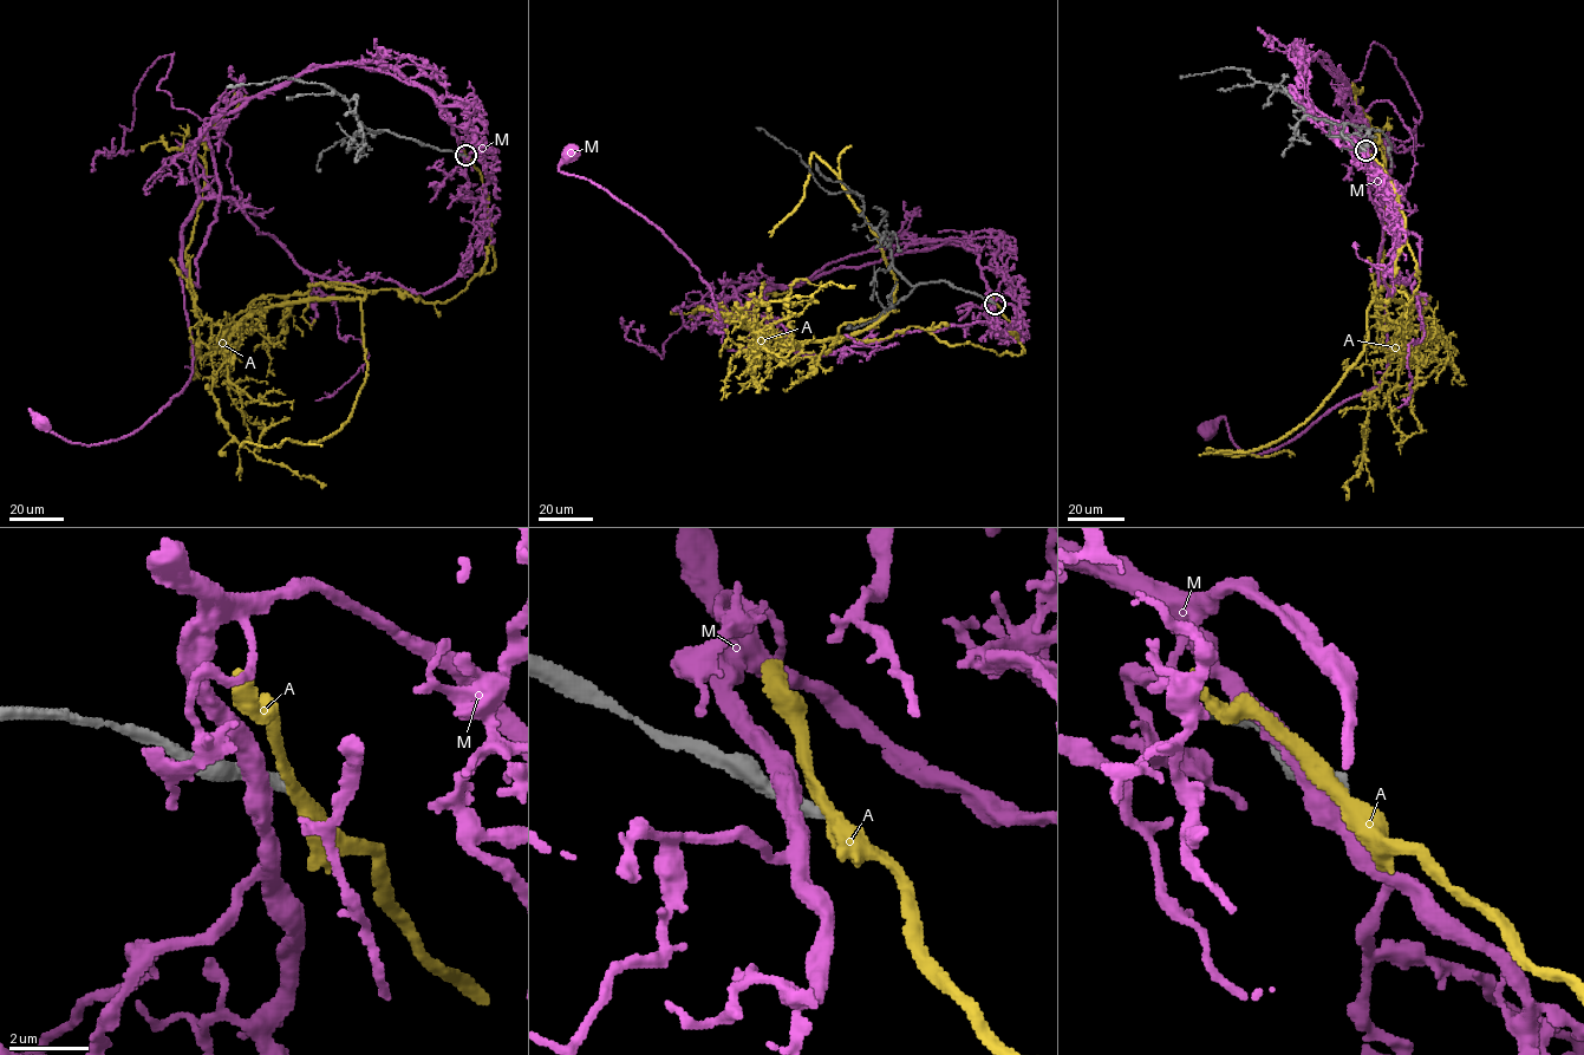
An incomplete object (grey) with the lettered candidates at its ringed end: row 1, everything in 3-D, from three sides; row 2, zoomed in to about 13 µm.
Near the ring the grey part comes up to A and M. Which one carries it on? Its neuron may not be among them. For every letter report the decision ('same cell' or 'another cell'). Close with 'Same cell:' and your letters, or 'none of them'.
A: another cell
M: another cell
Same cell: none of them

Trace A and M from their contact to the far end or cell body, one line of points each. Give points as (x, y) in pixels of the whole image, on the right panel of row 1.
A: (1364, 150), (1419, 272), (1408, 305), (1389, 291), (1427, 300), (1395, 337), (1376, 308), (1384, 149), (1353, 85)
M: (1363, 149), (1309, 98), (1309, 53), (1345, 86), (1392, 225), (1387, 371), (1260, 454), (1224, 417), (1207, 431)

